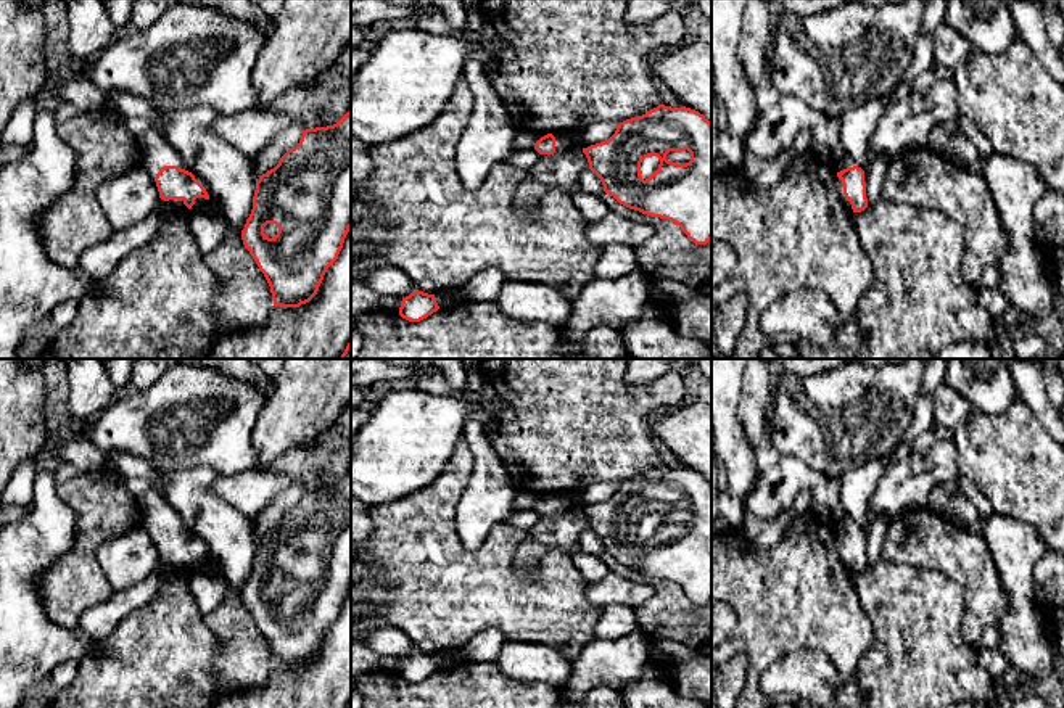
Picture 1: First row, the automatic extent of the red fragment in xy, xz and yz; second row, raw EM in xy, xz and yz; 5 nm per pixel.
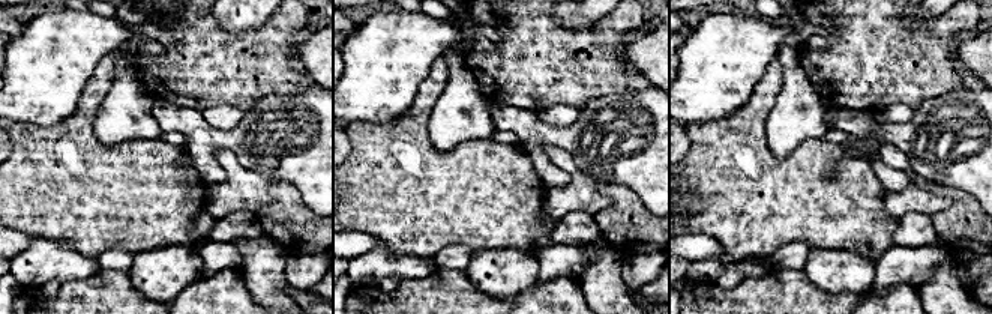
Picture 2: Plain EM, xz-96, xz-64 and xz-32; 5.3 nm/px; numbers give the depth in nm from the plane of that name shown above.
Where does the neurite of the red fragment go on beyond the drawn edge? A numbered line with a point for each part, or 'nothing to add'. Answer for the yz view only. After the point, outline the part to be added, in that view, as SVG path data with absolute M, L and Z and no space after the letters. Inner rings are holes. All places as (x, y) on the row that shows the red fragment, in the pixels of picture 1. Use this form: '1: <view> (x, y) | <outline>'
1: yz (845, 161) | M842 154L842 156L832 164L832 167L834 167L834 171L835 171L837 191L839 191L839 195L840 195L840 198L842 198L845 208L847 208L850 212L853 212L853 209L852 209L850 201L848 201L848 200L845 198L845 195L843 195L843 185L842 185L842 180L837 177L837 174L842 172L843 169L853 167L853 166L856 166L856 163L855 163L850 156L847 156L847 154Z

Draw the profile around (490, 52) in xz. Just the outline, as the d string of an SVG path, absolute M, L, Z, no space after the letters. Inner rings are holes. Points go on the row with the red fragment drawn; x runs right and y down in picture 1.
M417 5L412 6L414 14L410 18L414 19L415 29L433 34L457 34L467 39L468 42L478 43L480 48L472 53L472 58L485 64L488 64L493 60L497 60L497 55L504 47L512 47L509 42L502 39L496 39L486 43L485 39L473 31L468 29L456 31L439 8L435 8L431 13L422 13Z

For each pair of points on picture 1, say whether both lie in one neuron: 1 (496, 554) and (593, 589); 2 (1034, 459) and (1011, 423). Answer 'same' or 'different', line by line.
1: different
2: same

